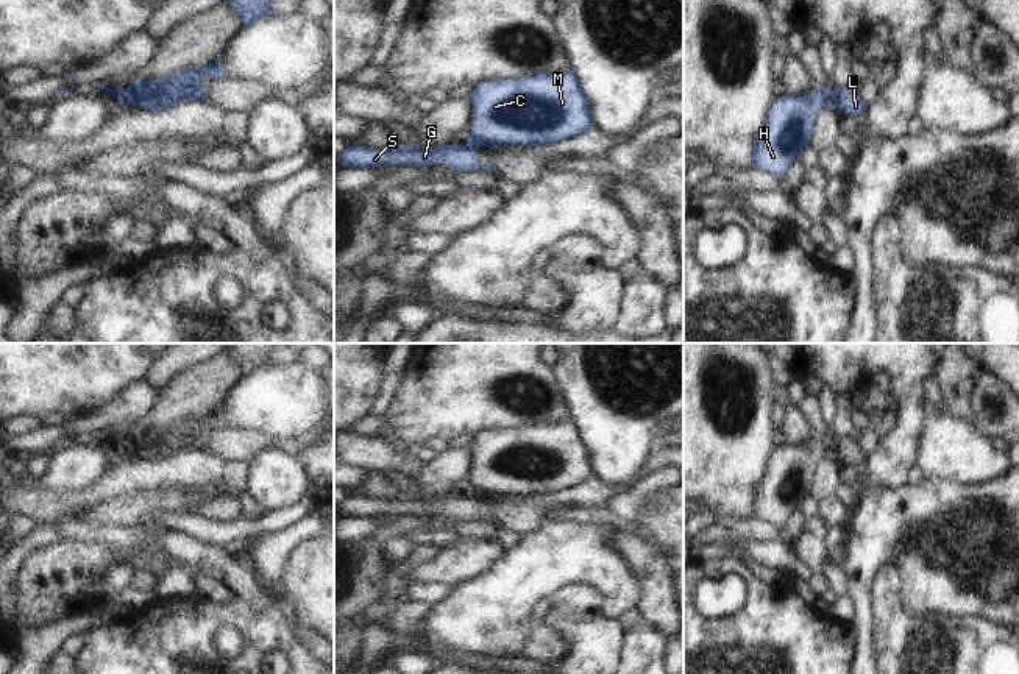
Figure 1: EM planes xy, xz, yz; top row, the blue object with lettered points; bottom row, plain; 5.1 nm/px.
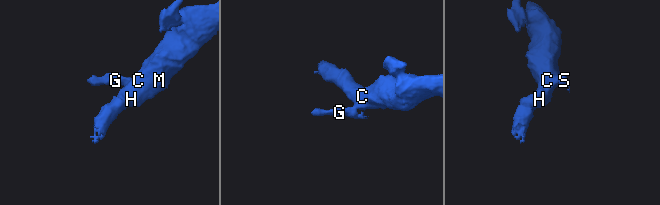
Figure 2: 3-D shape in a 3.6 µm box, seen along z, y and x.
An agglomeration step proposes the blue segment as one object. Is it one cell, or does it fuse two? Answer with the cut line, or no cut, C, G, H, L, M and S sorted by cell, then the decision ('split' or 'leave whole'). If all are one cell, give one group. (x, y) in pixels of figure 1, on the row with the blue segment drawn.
xy (122, 89), (125, 102) | C H M / G L S | split

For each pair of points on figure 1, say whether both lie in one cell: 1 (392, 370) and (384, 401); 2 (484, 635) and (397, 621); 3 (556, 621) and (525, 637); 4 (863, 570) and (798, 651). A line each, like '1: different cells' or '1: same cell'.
1: same cell
2: different cells
3: different cells
4: different cells

